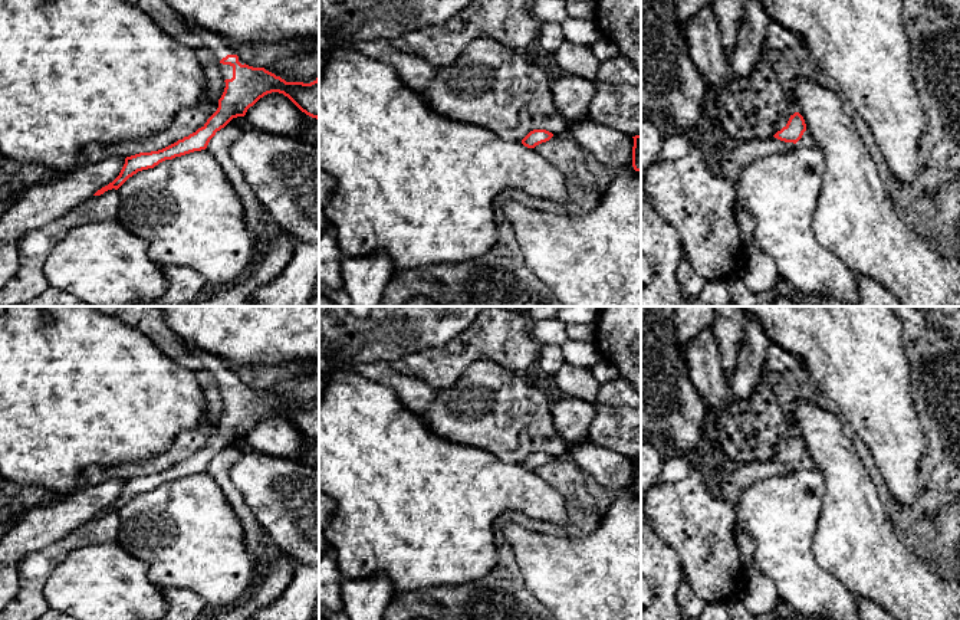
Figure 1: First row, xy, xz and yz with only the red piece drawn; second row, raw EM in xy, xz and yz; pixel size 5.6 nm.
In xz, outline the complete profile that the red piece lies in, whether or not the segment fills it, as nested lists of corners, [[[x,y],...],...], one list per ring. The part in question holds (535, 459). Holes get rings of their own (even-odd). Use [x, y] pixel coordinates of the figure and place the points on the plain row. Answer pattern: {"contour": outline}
{"contour": [[[533,452],[522,462],[522,466],[527,470],[535,470],[539,466],[549,463],[552,459],[553,456],[546,452]]]}

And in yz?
{"contour": [[[795,434],[793,437],[790,437],[788,446],[773,459],[785,465],[796,466],[802,460],[805,453],[806,446],[803,439],[799,434]]]}

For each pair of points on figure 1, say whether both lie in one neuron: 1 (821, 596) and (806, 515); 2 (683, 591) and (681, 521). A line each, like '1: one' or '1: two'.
1: one
2: two

